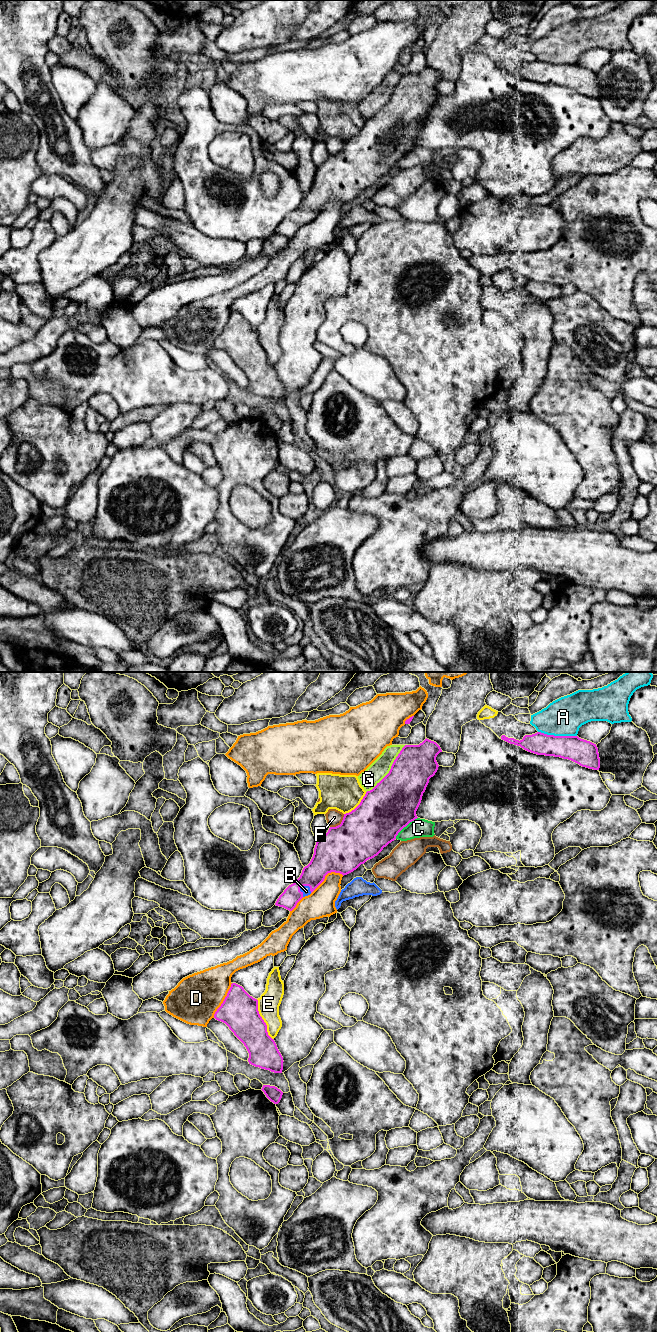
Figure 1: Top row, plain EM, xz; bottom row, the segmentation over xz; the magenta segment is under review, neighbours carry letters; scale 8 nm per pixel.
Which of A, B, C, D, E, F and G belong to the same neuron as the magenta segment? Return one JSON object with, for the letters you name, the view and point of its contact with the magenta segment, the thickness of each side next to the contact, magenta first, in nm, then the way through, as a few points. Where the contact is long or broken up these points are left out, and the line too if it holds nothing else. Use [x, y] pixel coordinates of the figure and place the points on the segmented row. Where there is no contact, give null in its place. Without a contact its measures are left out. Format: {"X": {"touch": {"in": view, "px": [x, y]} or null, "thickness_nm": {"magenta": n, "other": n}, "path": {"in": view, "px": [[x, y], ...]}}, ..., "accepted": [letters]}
{"B": {"touch": {"in": "xz", "px": [299, 888]}, "thickness_nm": {"magenta": 180, "other": 70}}, "accepted": ["B"]}

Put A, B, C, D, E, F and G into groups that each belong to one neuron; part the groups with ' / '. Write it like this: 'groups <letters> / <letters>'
groups A G / B / C / D / E / F

